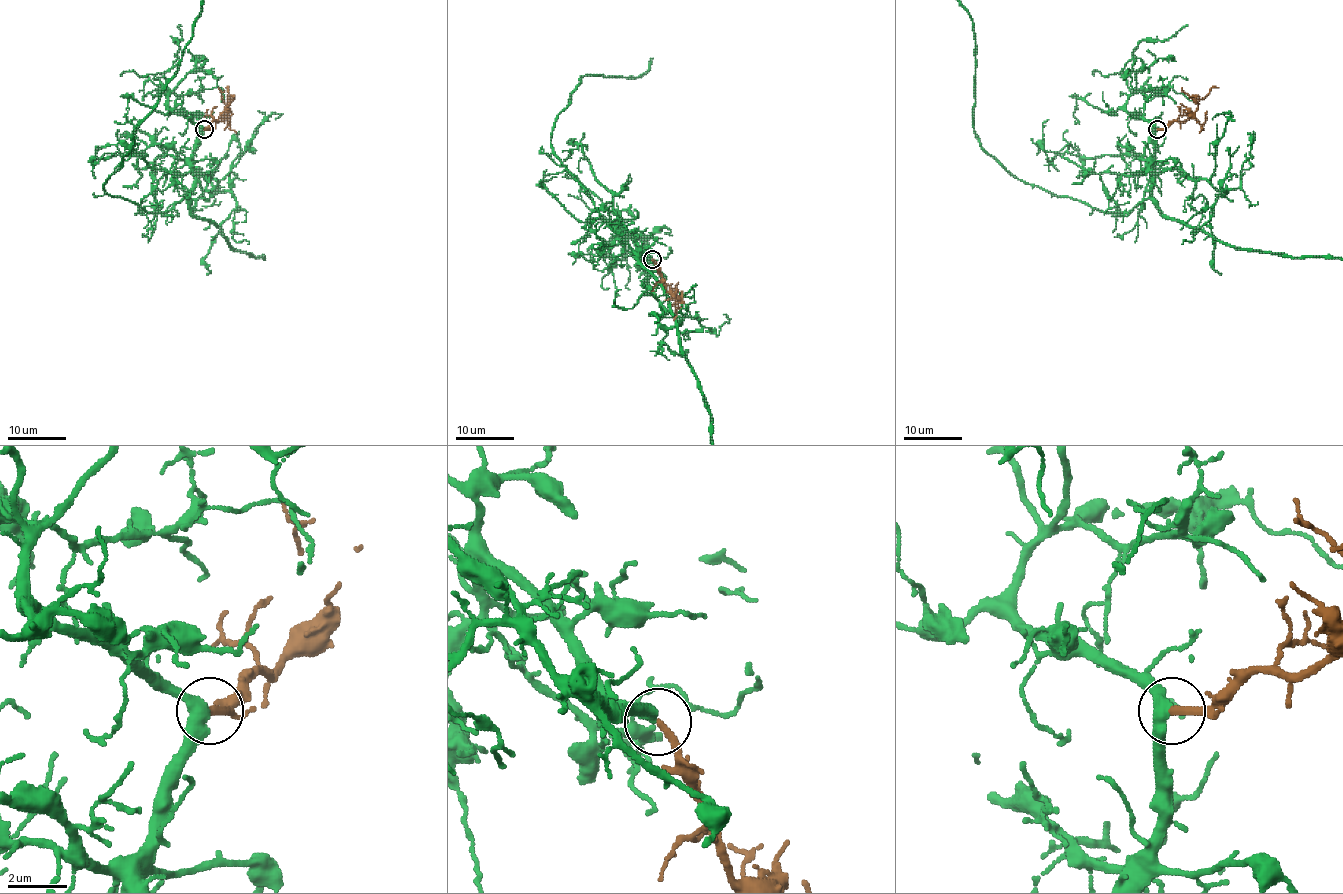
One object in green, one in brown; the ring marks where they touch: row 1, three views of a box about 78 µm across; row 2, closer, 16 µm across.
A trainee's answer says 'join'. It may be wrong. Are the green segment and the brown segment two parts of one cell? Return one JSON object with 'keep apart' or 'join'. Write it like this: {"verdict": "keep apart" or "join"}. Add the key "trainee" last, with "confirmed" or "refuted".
{"verdict": "join", "trainee": "confirmed"}

